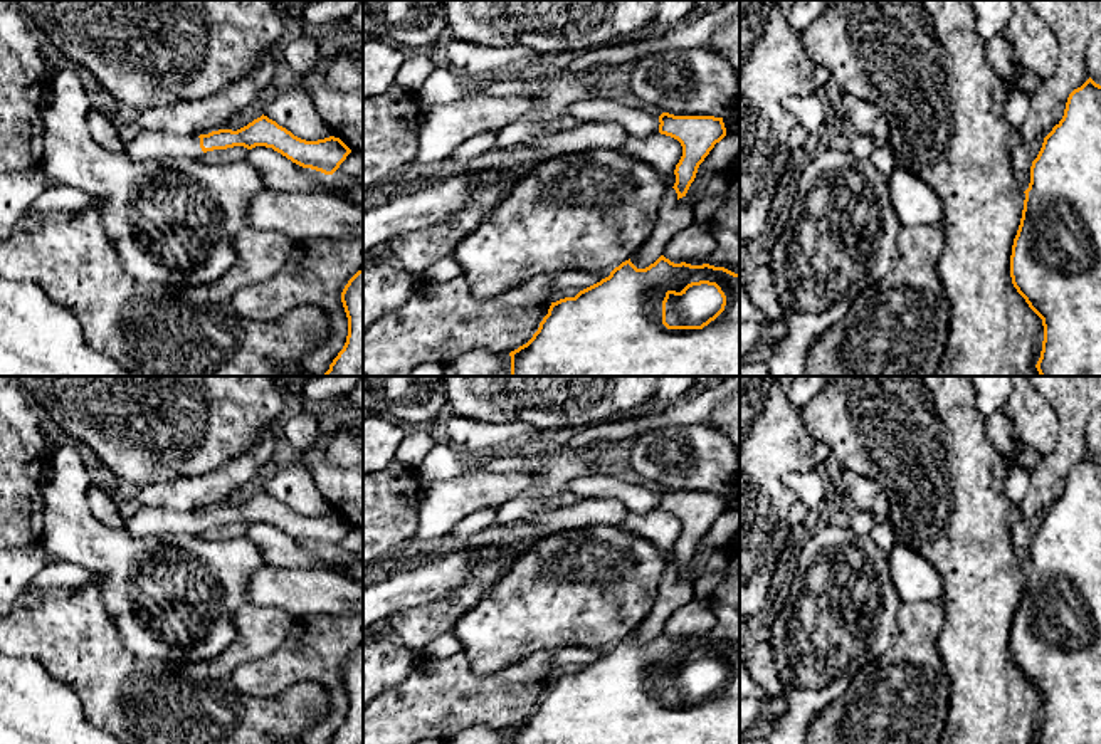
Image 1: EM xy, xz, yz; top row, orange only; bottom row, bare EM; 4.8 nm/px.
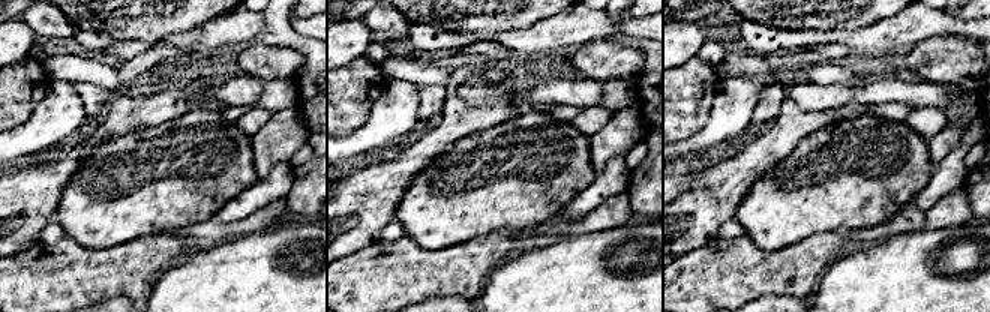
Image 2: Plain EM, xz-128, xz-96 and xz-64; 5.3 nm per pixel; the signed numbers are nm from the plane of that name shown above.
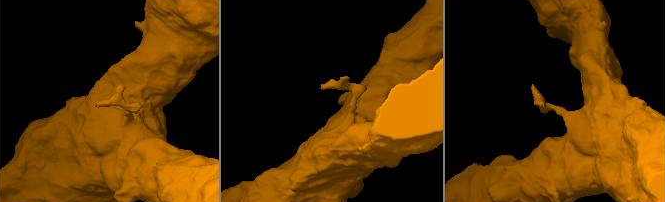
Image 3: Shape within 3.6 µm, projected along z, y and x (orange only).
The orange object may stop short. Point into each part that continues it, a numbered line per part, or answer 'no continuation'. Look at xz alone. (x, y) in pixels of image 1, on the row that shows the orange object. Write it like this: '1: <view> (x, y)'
1: xz (700, 303)

